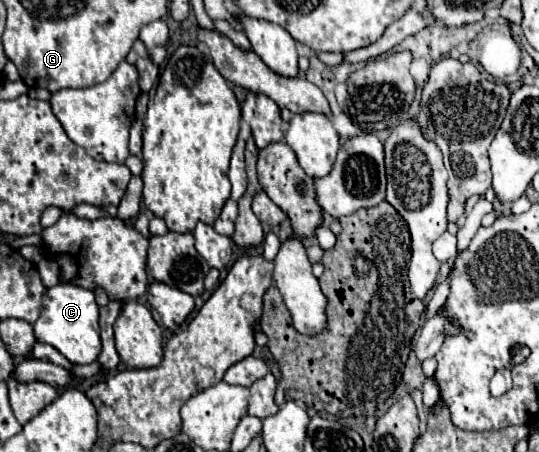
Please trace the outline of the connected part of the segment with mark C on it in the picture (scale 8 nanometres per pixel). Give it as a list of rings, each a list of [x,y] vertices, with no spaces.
[[[58,283],[44,295],[44,305],[38,321],[34,323],[34,335],[40,343],[48,343],[58,349],[70,363],[86,365],[94,363],[100,355],[100,325],[98,305],[94,293],[72,283]]]

